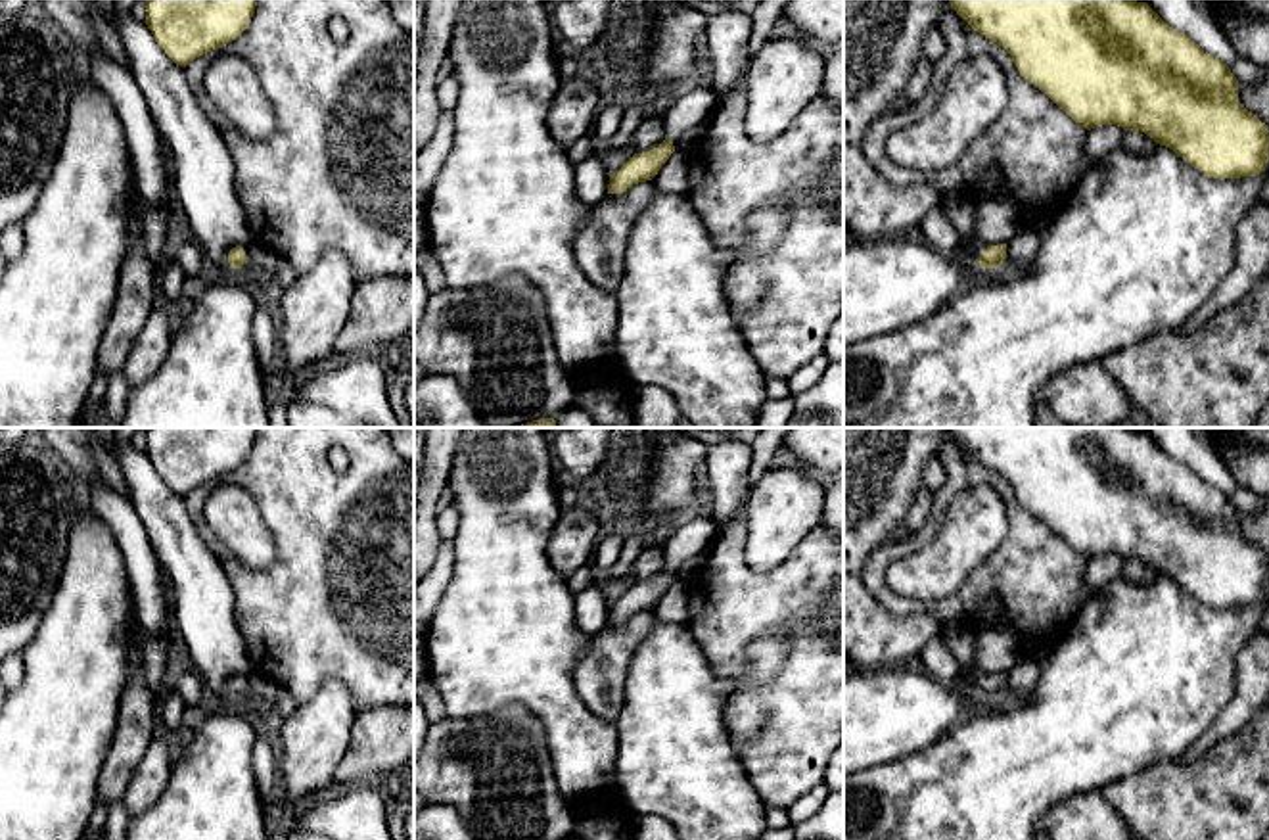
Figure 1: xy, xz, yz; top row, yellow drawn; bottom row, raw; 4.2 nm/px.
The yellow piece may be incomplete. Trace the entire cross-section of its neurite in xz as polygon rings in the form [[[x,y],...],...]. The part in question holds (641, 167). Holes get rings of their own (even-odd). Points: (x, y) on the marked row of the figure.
[[[663,140],[650,152],[634,153],[619,171],[610,175],[608,194],[623,194],[633,184],[652,180],[673,152],[673,142]]]

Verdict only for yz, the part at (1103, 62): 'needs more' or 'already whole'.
already whole

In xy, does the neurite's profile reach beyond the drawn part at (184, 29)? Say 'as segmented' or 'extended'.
as segmented

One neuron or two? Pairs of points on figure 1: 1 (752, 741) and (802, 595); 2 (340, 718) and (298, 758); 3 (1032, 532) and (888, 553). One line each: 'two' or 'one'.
1: one
2: one
3: one

